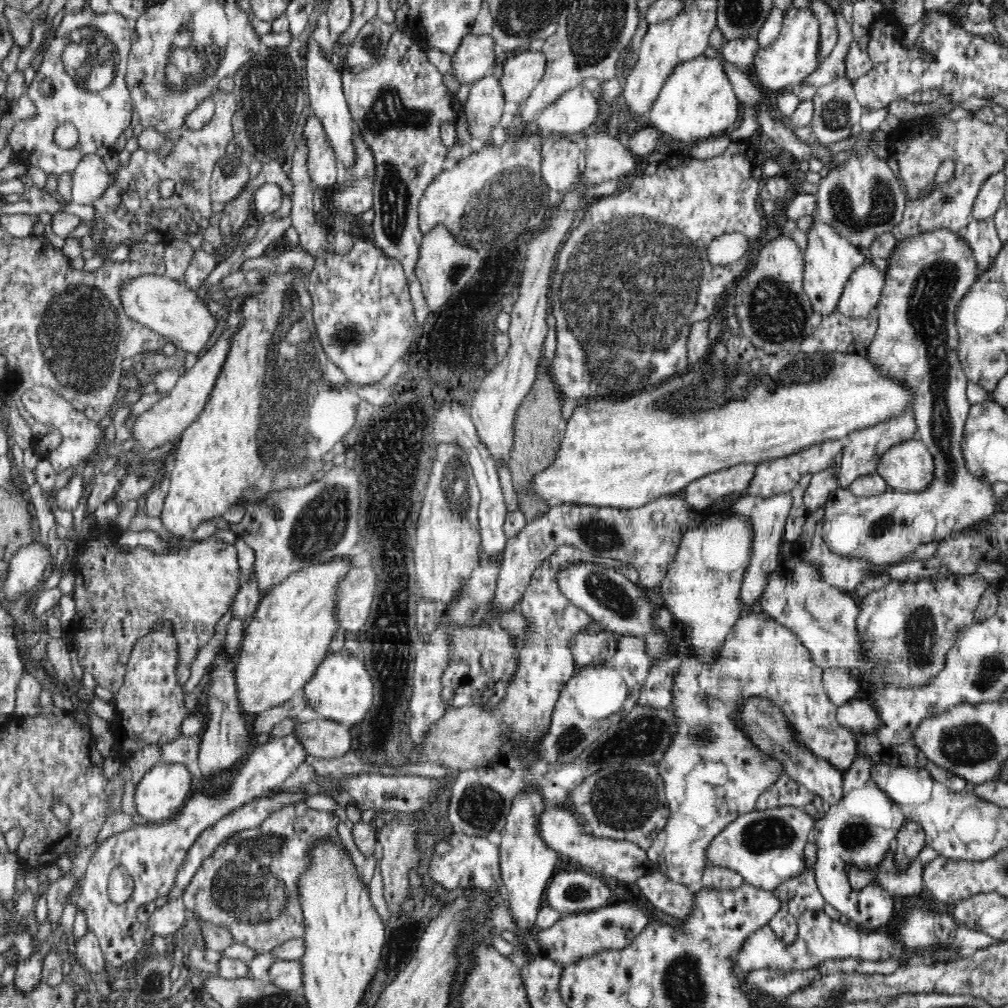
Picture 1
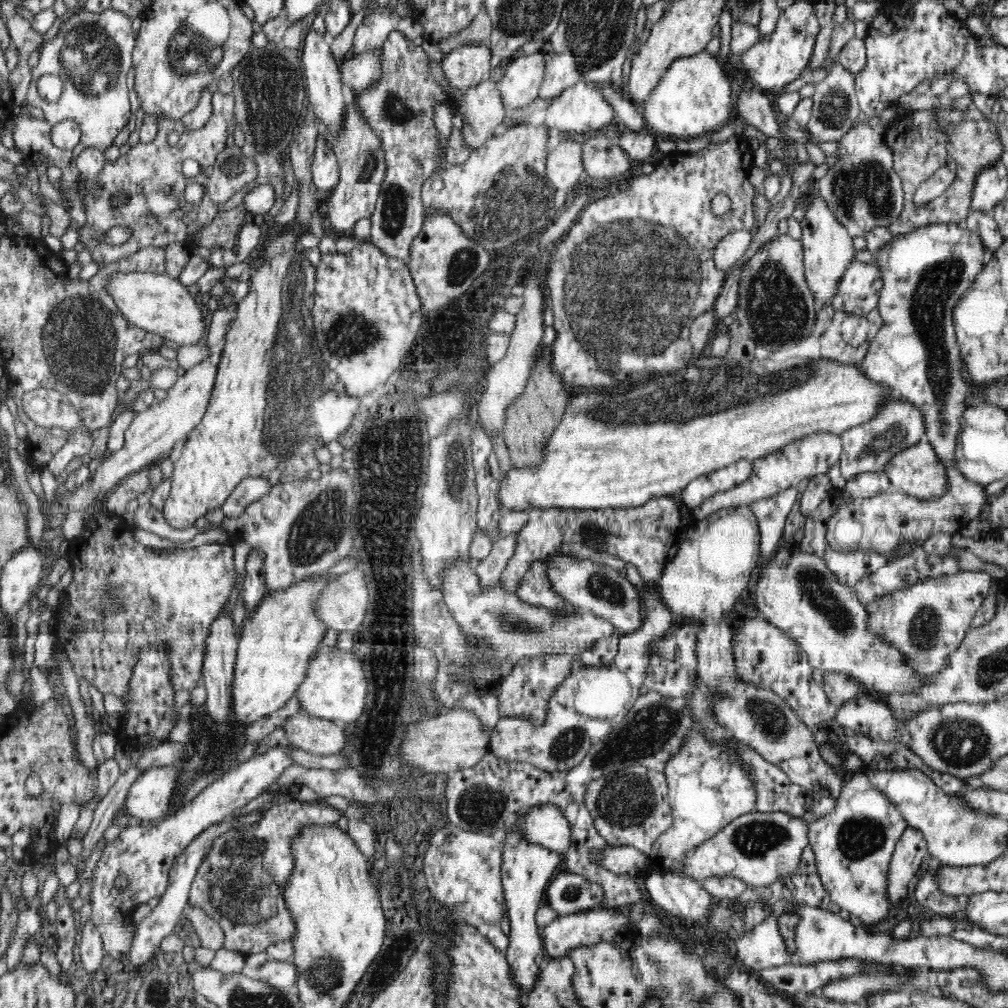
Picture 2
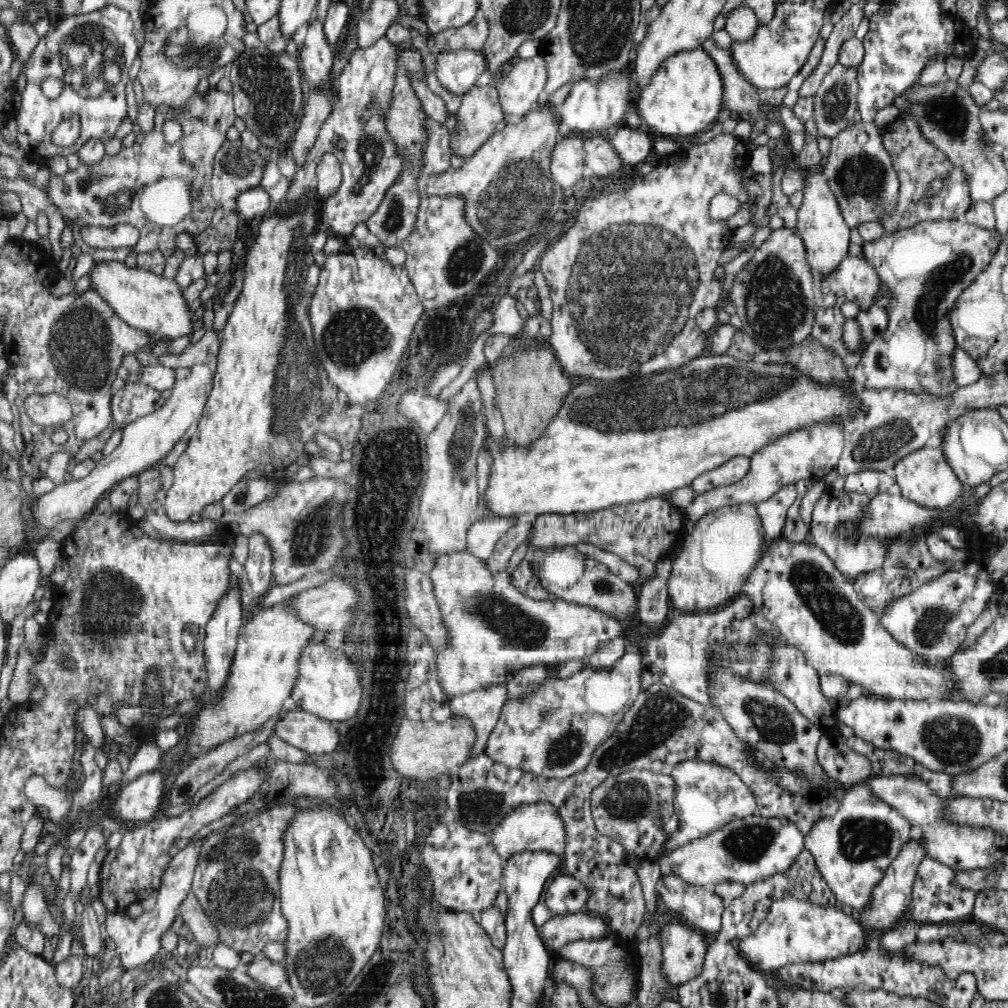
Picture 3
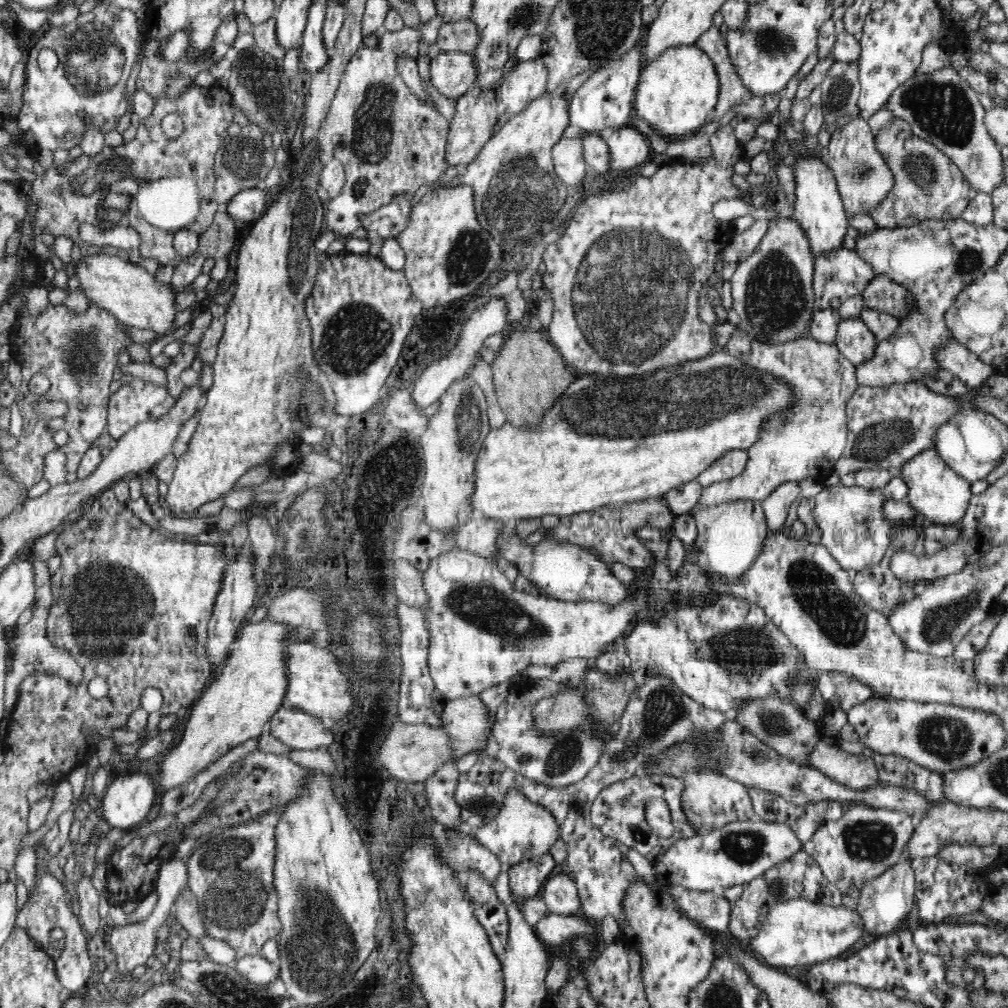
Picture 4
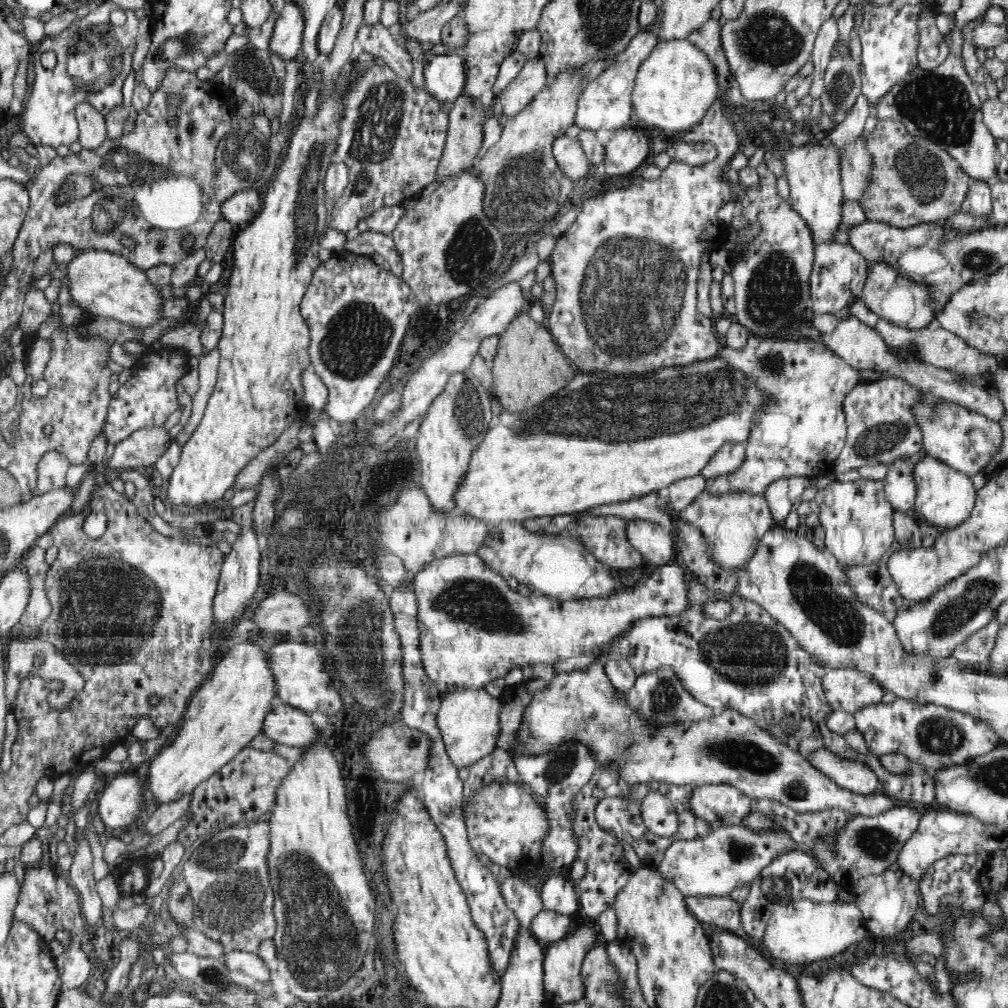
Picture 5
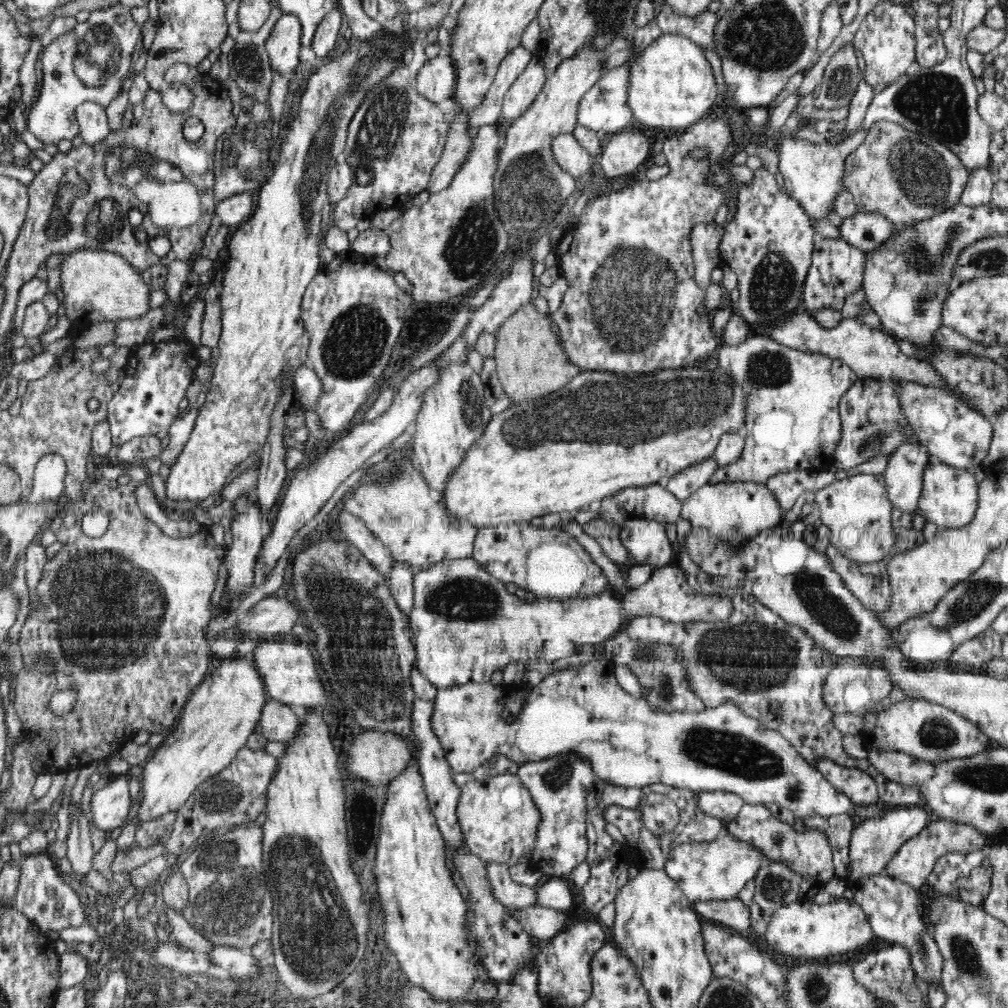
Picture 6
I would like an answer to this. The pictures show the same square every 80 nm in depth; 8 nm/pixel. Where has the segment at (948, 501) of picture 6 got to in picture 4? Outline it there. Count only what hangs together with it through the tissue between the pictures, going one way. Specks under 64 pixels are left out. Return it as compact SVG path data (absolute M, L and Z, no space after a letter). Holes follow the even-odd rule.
M934 448L923 450L906 461L900 466L899 474L908 487L907 500L917 510L923 523L960 524L974 494L983 493L989 486L986 479L970 484L961 475L956 474L956 471L942 460Z

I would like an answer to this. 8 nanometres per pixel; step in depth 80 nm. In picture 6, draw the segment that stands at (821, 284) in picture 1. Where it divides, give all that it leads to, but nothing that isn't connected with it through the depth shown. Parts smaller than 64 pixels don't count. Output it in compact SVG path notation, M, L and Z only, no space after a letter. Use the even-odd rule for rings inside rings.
M868 128L856 131L838 144L829 141L830 148L816 148L816 144L803 139L782 137L782 144L778 148L778 166L785 180L786 191L801 203L801 207L813 223L814 220L826 218L828 212L834 210L836 194L844 187L842 184L844 160L851 151L864 142L866 134Z

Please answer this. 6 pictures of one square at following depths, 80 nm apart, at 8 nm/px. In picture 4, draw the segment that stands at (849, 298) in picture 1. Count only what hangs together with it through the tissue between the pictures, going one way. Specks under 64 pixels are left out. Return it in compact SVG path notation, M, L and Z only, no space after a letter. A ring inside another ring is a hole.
M842 246L836 250L827 251L826 254L816 254L813 272L814 310L836 310L848 298L863 296L874 276L875 272L871 264L866 262L856 250L846 249Z

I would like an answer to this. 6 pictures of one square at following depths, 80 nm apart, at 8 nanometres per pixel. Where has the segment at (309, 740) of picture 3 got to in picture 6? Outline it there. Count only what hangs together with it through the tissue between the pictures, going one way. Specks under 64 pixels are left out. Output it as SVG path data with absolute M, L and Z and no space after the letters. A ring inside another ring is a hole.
M268 697L254 732L260 733L269 741L286 744L298 734L298 726L302 726L302 722L298 721L298 715L291 706Z

